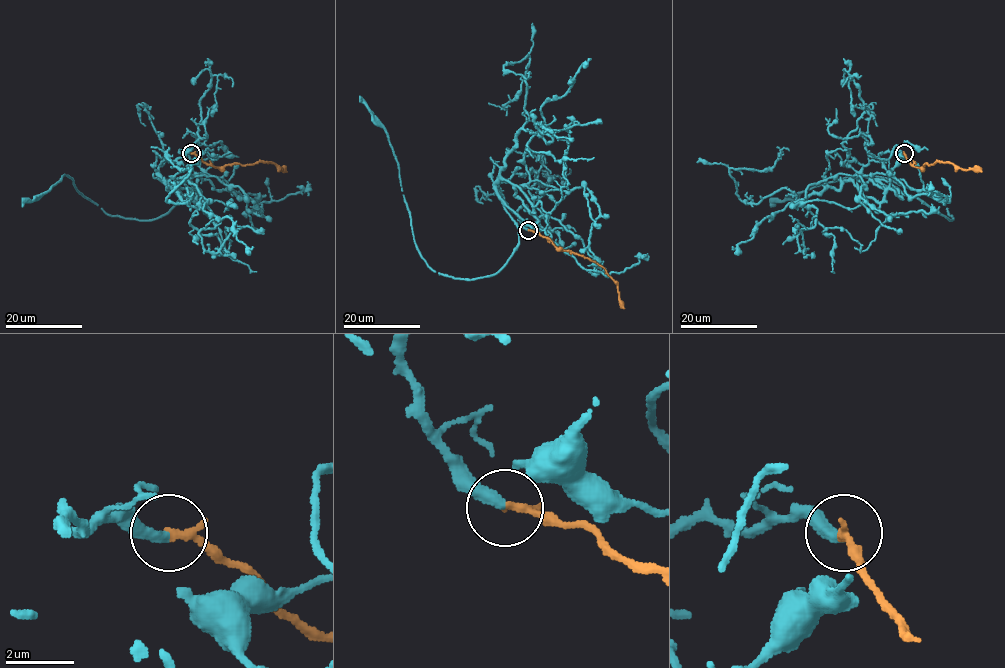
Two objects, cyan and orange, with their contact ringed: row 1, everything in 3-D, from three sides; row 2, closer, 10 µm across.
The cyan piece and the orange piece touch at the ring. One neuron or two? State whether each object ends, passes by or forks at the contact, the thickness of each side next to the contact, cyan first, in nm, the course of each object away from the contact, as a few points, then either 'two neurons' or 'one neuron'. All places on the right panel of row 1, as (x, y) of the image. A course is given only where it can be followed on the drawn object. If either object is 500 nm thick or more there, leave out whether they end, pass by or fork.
cyan ends; orange ends; calibres 360 and 240 nm; course cyan (903, 153), (878, 154), (902, 198), (884, 186), (951, 220), (930, 196), (870, 175), (769, 206); course orange (903, 153), (912, 165), (920, 167), (950, 162), (959, 168), (982, 171); one neuron

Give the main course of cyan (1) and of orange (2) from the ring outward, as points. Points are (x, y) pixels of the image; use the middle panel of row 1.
1: (529, 230), (527, 206), (532, 229), (505, 207), (519, 244), (496, 273), (435, 272), (359, 96)
2: (529, 230), (549, 238), (563, 250), (598, 263), (617, 285), (618, 301), (624, 308)

